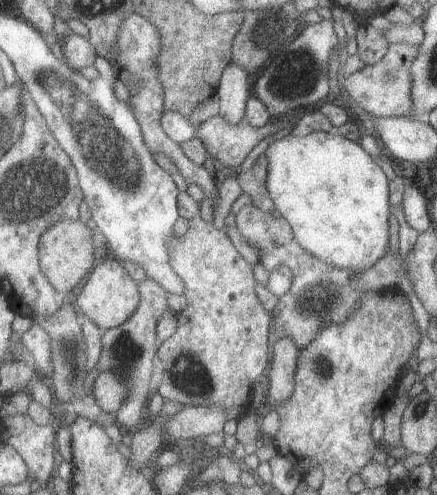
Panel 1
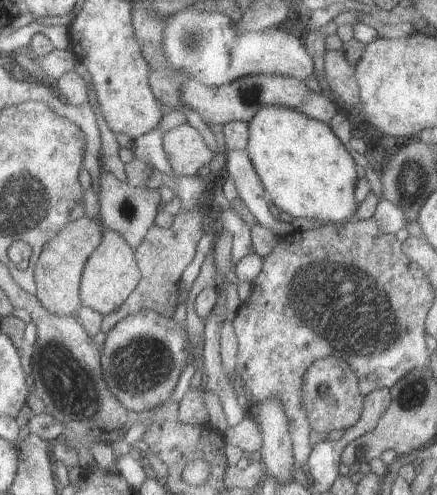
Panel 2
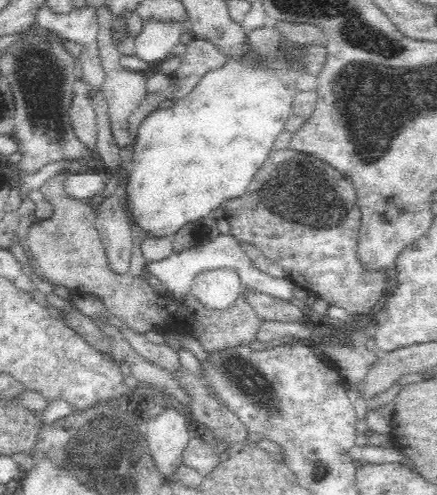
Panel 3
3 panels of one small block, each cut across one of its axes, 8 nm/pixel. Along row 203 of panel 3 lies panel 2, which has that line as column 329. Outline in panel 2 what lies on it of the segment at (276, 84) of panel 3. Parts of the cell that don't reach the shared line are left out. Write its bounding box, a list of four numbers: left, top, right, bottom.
[251,108,359,228]

